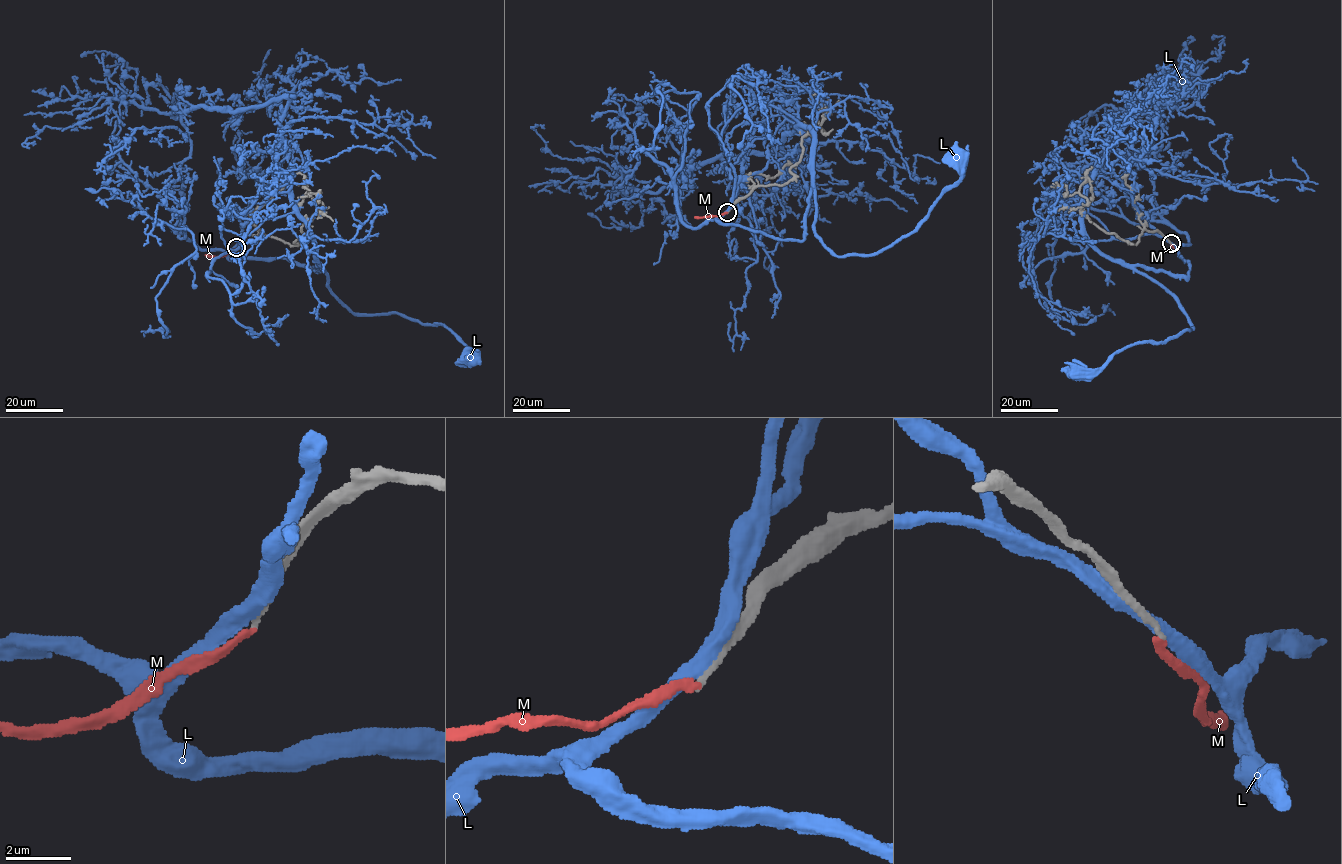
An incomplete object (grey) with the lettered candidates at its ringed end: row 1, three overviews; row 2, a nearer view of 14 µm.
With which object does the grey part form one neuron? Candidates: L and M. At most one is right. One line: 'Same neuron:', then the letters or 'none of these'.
Same neuron: none of these

